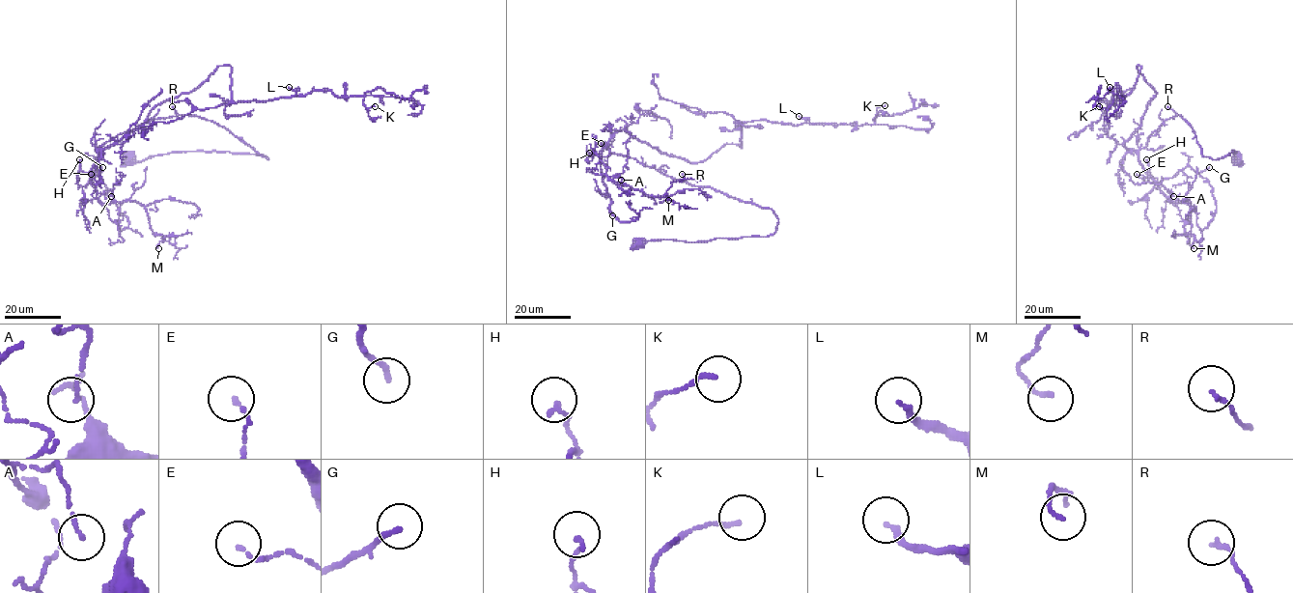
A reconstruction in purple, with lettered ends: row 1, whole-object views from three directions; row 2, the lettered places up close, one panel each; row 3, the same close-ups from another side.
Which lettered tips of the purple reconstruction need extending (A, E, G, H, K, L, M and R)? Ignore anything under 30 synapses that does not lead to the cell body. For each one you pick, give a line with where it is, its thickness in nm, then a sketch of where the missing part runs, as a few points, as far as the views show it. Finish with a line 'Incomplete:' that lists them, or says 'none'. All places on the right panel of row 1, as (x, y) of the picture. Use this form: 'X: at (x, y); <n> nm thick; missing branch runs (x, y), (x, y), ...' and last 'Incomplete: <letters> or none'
L: at (1110, 87); 190 nm thick; missing branch runs (1110, 87), (1106, 85), (1104, 101), (1091, 102)
Incomplete: L

